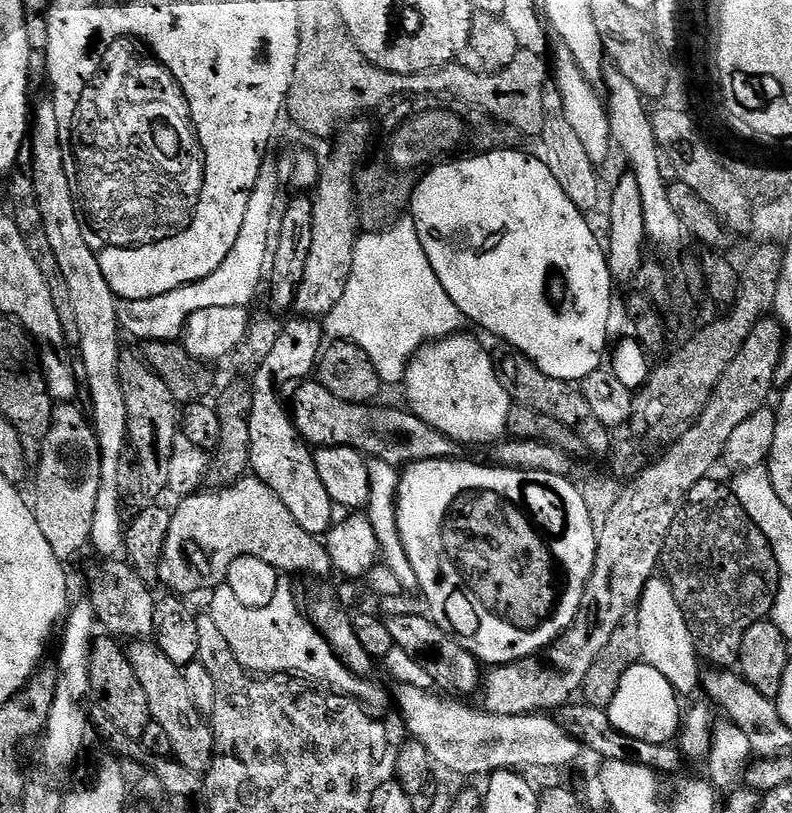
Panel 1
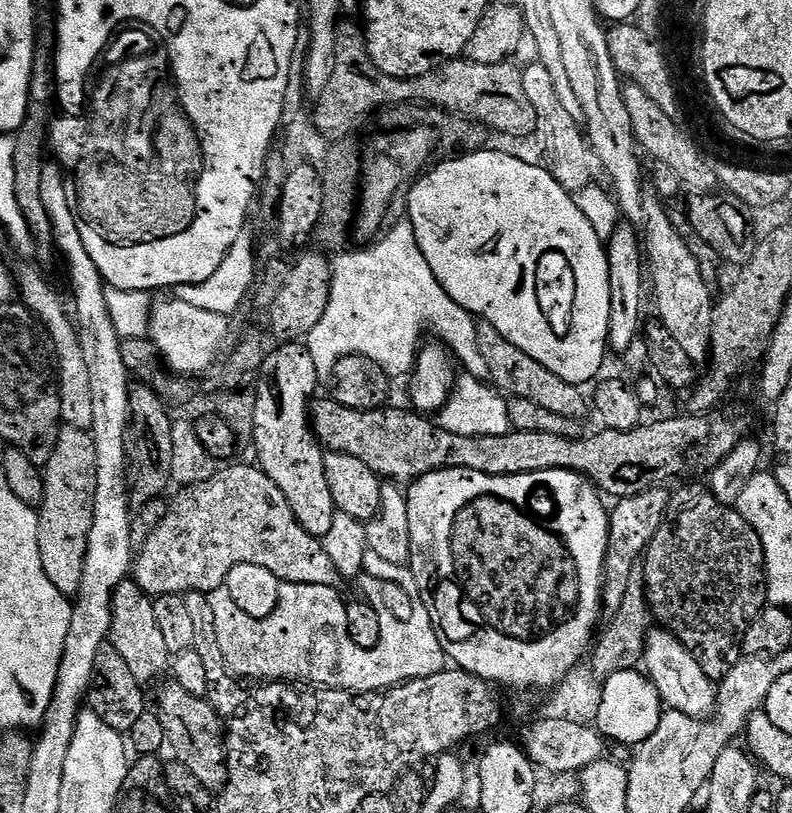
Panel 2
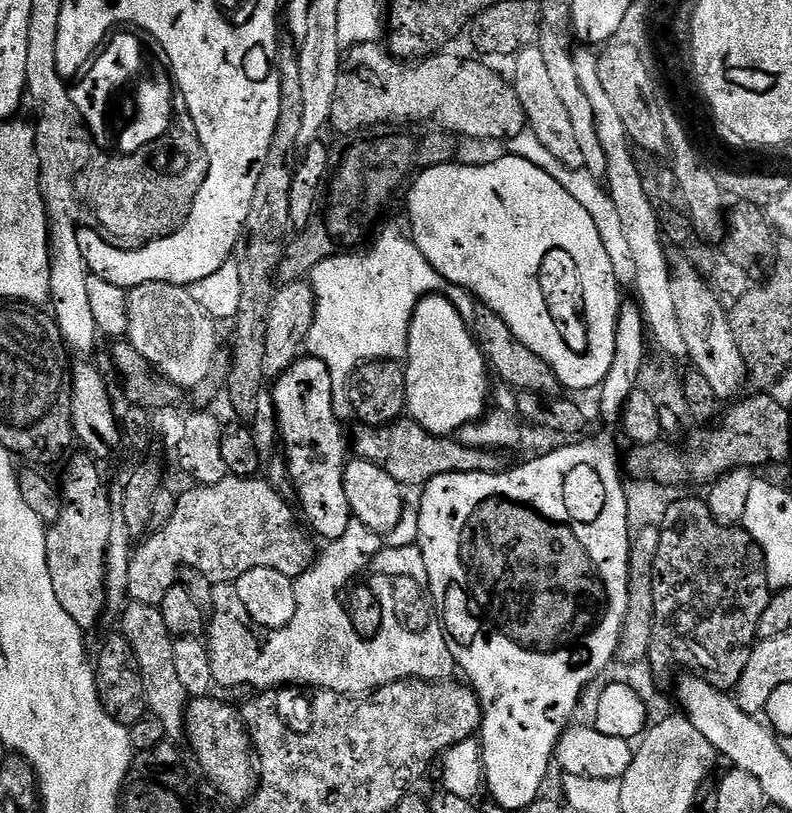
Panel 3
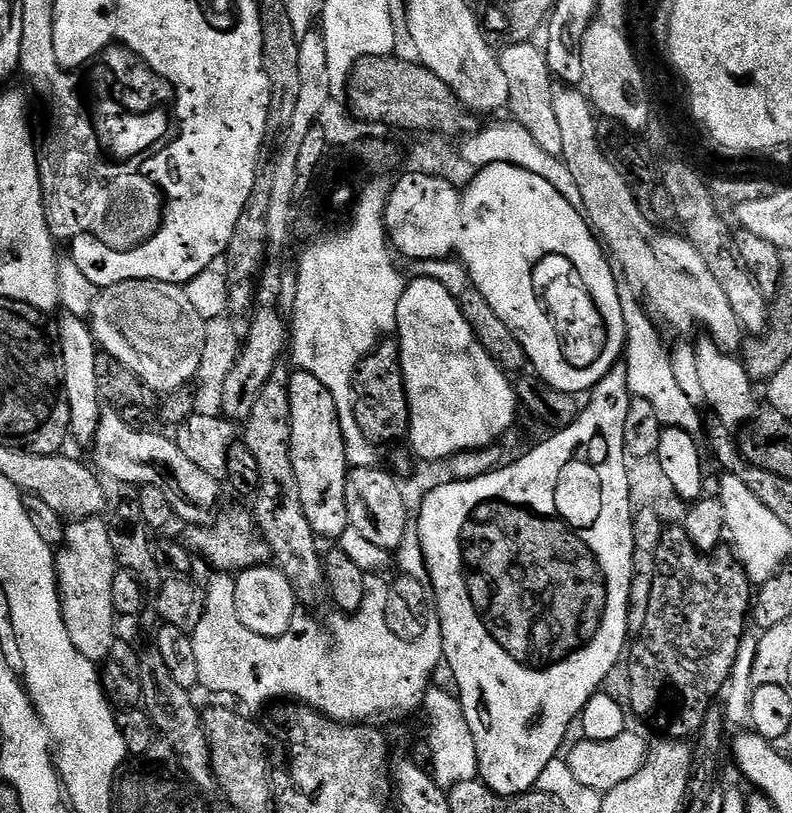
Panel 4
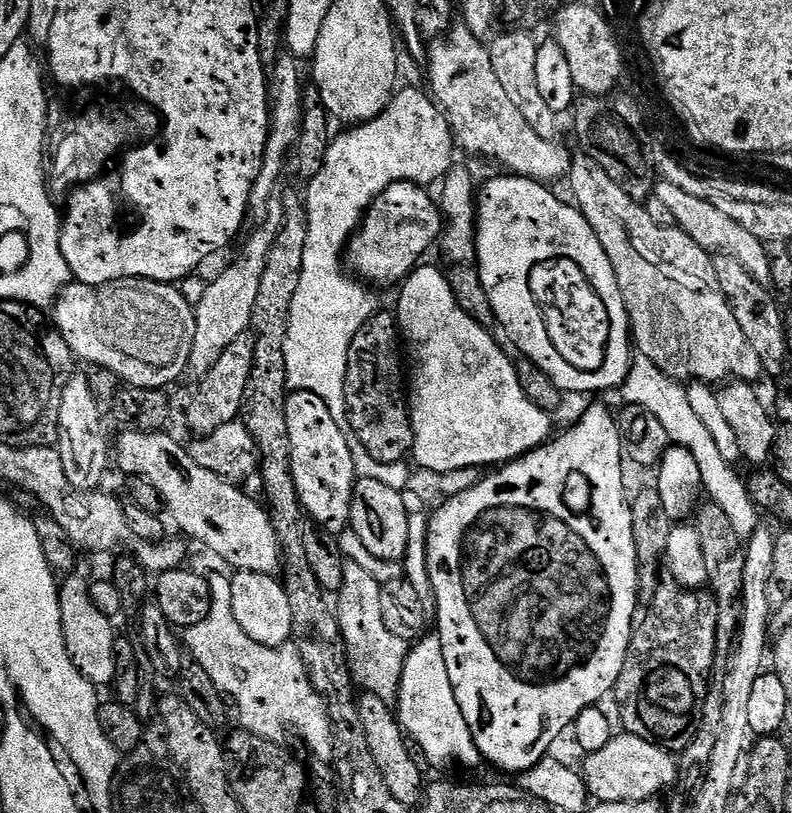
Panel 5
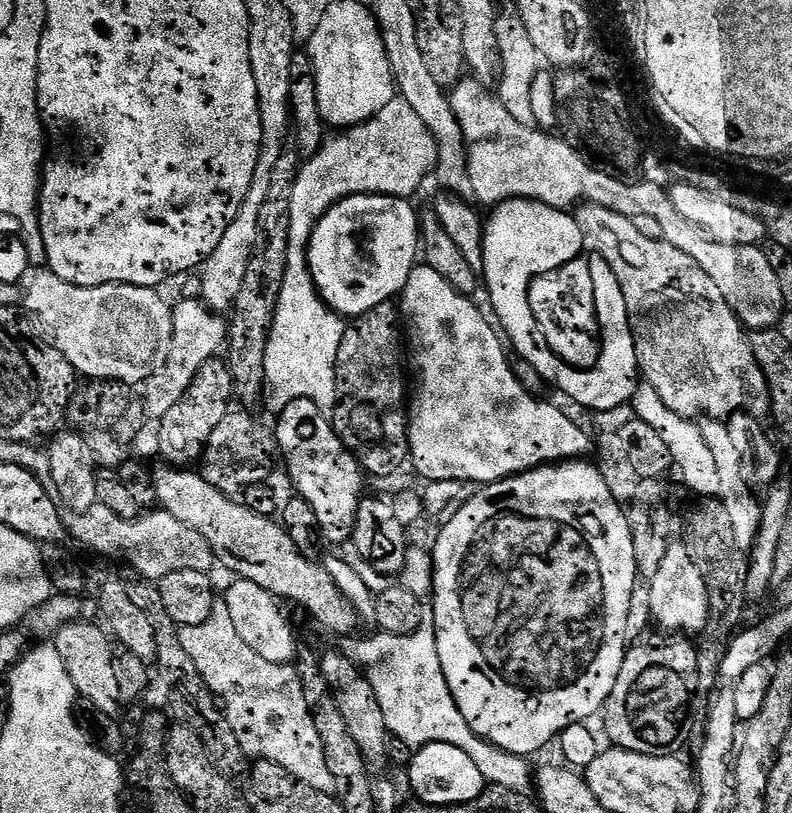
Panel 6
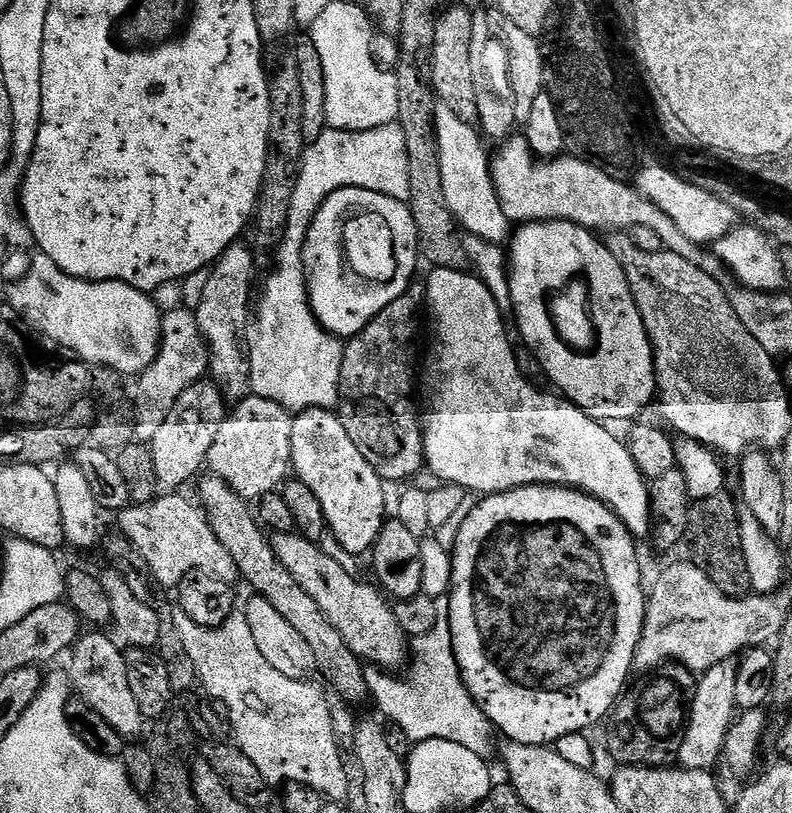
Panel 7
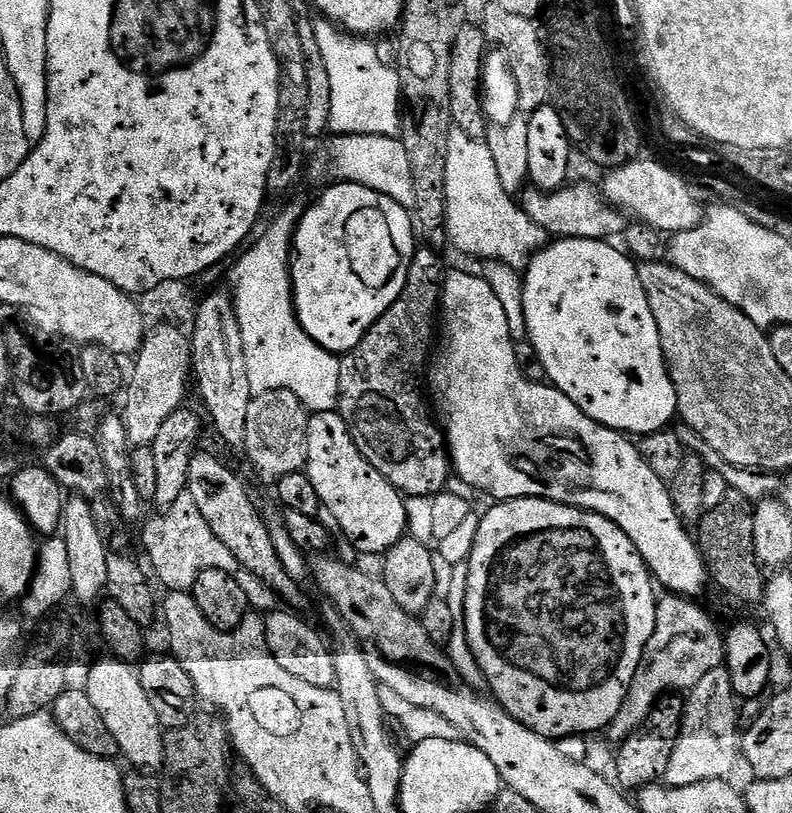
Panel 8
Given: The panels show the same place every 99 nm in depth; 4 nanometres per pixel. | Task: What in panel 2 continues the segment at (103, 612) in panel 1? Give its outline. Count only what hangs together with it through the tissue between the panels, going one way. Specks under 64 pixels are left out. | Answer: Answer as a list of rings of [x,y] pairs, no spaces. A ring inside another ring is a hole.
[[[135,579],[123,580],[112,599],[112,630],[110,644],[122,654],[126,666],[130,666],[130,674],[134,674],[141,686],[149,686],[160,675],[170,668],[170,653],[166,650],[166,641],[162,638],[162,630],[158,630],[158,622],[154,618],[153,597],[146,595],[136,584]]]

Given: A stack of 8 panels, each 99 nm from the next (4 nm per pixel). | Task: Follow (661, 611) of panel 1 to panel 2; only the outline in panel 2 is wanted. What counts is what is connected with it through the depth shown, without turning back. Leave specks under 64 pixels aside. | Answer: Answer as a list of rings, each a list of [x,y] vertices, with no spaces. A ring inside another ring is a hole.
[[[664,626],[656,627],[649,631],[648,640],[644,643],[642,664],[648,679],[659,690],[661,701],[673,712],[701,718],[711,717],[716,711],[717,685],[704,673],[694,654],[675,632]]]

